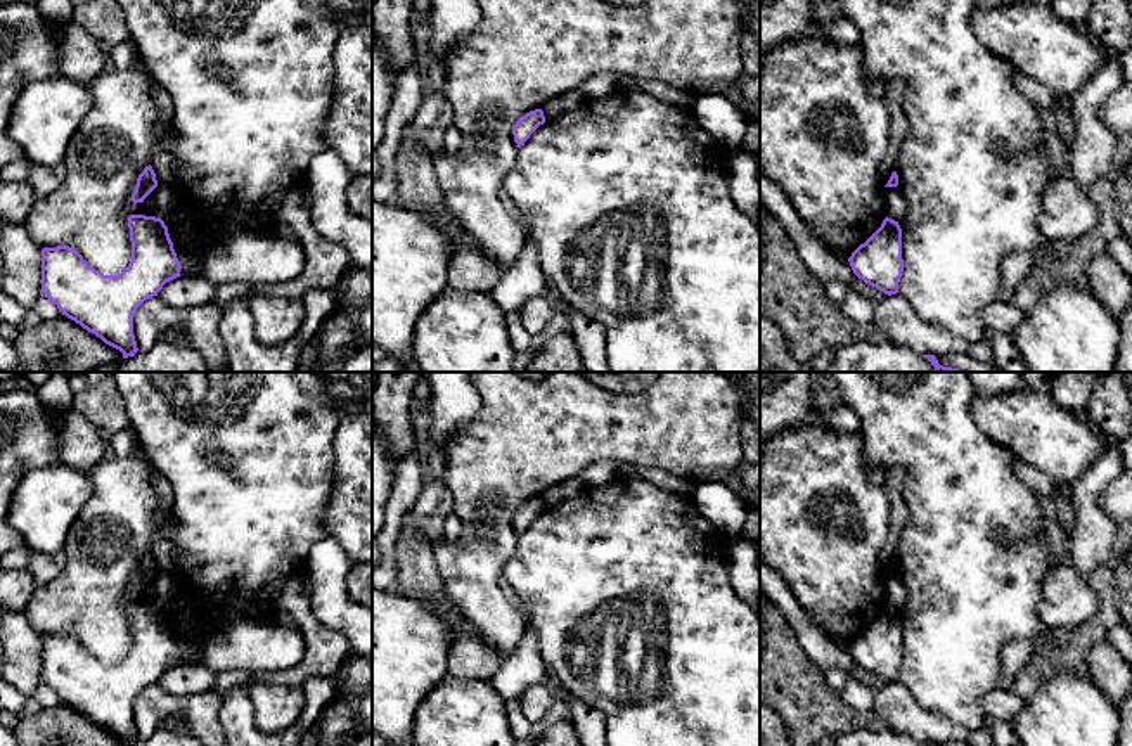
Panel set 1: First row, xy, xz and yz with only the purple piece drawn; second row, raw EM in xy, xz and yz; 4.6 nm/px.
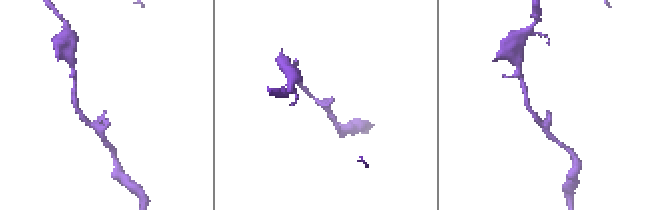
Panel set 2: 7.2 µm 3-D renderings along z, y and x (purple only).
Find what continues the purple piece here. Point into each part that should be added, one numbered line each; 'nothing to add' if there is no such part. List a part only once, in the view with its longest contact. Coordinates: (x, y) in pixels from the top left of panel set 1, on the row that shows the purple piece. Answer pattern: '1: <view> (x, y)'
nothing to add

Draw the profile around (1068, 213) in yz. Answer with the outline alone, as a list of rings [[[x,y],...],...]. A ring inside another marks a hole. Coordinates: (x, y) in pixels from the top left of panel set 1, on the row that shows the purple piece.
[[[1071,175],[1052,180],[1044,192],[1039,230],[1054,242],[1077,241],[1099,223],[1099,209]]]

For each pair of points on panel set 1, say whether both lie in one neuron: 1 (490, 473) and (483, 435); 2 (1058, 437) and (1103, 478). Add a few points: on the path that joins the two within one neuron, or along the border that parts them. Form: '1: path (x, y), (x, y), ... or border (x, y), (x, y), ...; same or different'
1: path (490, 464), (490, 443); same
2: border (1105, 435), (1101, 454), (1072, 483); different

